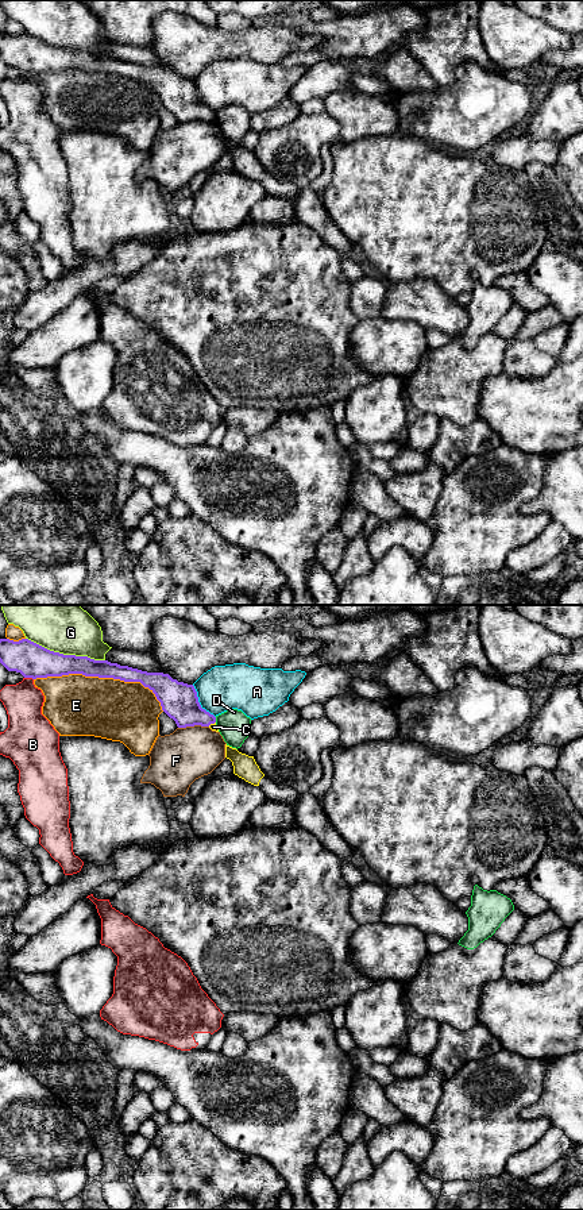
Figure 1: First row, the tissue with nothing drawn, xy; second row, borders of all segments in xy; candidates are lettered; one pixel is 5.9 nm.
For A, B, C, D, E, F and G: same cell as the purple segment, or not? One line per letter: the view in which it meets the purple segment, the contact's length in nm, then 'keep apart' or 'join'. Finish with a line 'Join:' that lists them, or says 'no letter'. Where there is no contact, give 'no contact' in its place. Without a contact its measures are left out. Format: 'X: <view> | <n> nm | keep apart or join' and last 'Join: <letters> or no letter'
A: xy | 240 nm | keep apart
B: xy | 60 nm | keep apart
C: xy | 50 nm | join
D: xy | 30 nm | keep apart
E: xy | 800 nm | keep apart
F: xy | 180 nm | keep apart
G: xy | 500 nm | keep apart
Join: C

